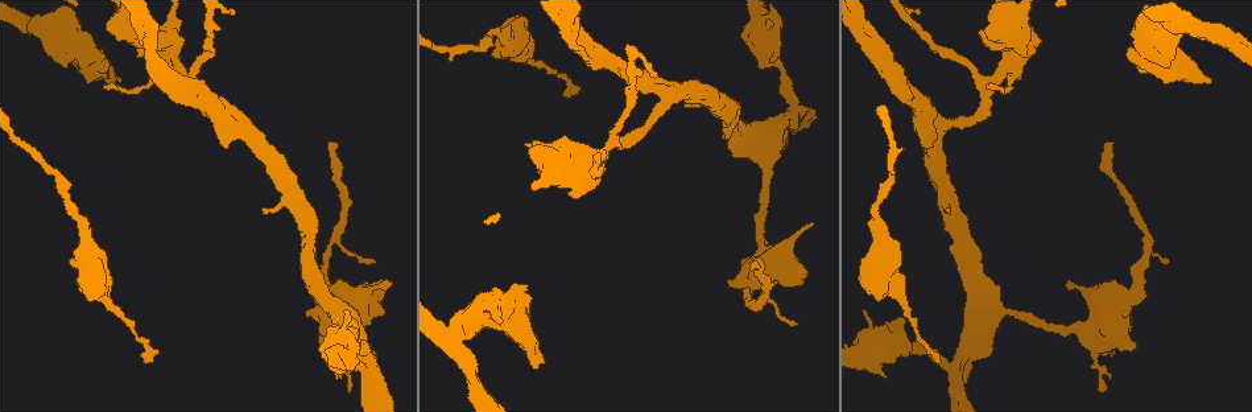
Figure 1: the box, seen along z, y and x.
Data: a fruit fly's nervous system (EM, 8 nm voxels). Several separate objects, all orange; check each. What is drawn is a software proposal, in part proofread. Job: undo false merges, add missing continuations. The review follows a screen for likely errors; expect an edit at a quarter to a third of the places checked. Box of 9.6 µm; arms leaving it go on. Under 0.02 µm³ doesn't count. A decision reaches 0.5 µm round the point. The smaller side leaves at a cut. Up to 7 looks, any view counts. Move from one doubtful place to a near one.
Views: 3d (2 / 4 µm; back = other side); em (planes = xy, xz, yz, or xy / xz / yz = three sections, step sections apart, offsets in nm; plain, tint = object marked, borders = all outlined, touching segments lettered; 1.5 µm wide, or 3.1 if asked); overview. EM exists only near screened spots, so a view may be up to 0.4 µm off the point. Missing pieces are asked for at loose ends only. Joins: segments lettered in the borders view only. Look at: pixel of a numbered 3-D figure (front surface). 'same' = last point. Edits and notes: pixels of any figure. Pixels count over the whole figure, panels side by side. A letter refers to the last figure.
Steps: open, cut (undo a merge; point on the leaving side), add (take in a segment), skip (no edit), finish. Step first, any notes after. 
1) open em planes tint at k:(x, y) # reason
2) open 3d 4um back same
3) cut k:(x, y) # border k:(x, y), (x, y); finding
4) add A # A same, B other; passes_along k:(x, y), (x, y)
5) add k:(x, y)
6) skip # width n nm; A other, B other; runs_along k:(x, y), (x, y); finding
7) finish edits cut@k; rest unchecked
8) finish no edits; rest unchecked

open em planes tint at 1:(538, 367) # free end

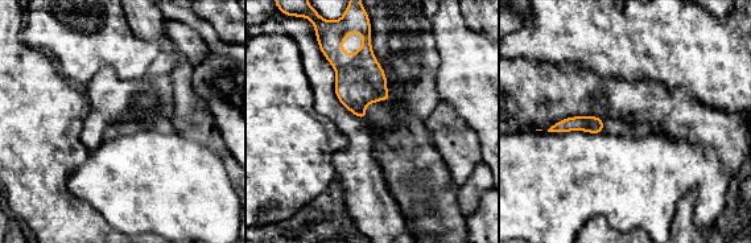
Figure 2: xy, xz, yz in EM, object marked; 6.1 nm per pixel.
open em planes borders same # what lies round it

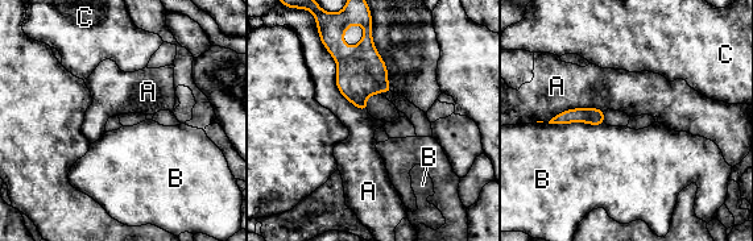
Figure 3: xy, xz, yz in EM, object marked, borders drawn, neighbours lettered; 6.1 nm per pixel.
skip # A other, B other, C other; no lettered segment goes on from it

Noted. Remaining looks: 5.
open em xy step 4 borders at 1:(33, 26) # branch point

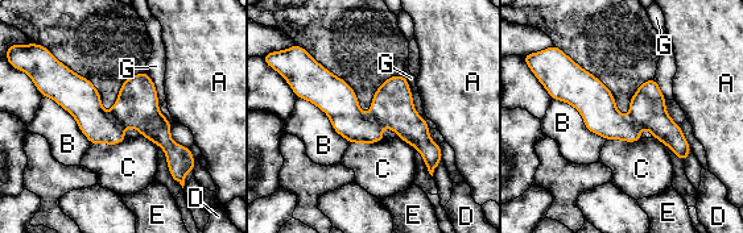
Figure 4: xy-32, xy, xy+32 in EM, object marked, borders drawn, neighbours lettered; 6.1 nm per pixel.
cut 4:(82, 100) # A other, B other, C other, D other, E other, G other; border 4:(107, 112), (124, 127); a second cell is stuck on

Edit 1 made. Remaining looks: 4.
open overview # see it whole again

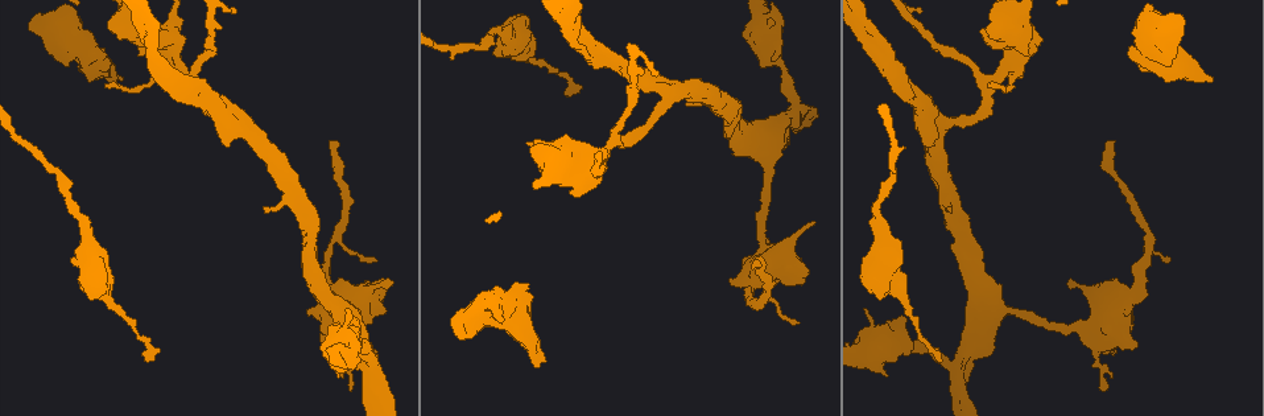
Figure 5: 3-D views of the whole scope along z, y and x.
open 3d 4um at 5:(1139, 59) # branch stops here

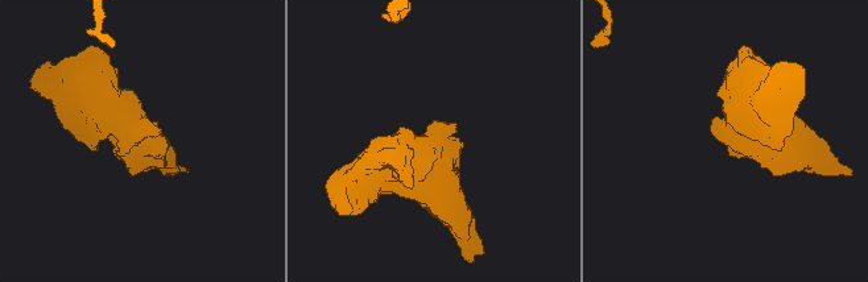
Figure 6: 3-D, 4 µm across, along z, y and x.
open em xz step 4 borders at 6:(728, 135)

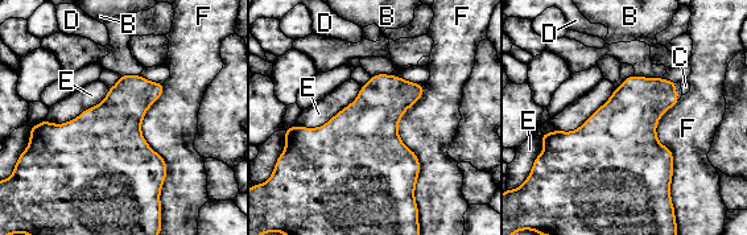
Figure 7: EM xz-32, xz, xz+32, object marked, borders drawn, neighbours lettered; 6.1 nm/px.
open em planes borders same # cut it another way

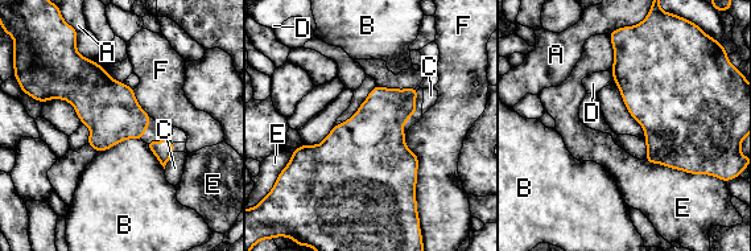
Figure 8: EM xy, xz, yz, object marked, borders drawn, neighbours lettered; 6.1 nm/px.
add C # width 340 nm; A other, B other, C same, D other, E other, F other; passes_along 8:(164, 149), (169, 160), (174, 168); the cell continues

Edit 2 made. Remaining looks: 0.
finish edits cut@4, add@8; rest unchecked

